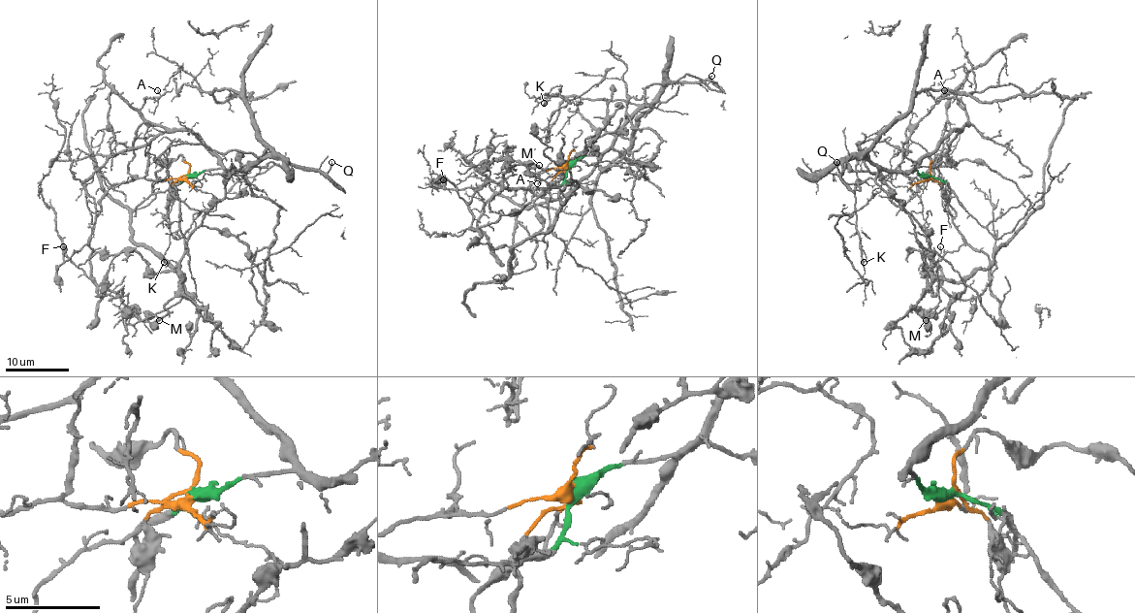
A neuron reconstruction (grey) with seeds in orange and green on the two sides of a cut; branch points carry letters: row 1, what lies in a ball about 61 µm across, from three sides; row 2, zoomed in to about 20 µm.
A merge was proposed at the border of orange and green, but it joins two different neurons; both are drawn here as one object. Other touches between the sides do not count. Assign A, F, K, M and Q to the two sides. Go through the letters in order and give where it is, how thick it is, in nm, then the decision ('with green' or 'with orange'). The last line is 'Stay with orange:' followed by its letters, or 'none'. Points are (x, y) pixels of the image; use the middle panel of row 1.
A: (537, 183) | 110 nm | with green
F: (443, 179) | 120 nm | with orange
K: (544, 103) | 110 nm | with green
M: (539, 165) | 130 nm | with orange
Q: (711, 76) | 150 nm | with green
Stay with orange: F, M

